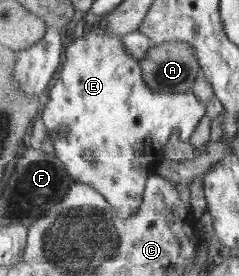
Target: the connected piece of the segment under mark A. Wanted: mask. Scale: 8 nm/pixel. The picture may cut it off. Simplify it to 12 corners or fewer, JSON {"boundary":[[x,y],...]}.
{"boundary":[[185,42],[159,44],[139,61],[148,87],[192,91],[205,75]]}

